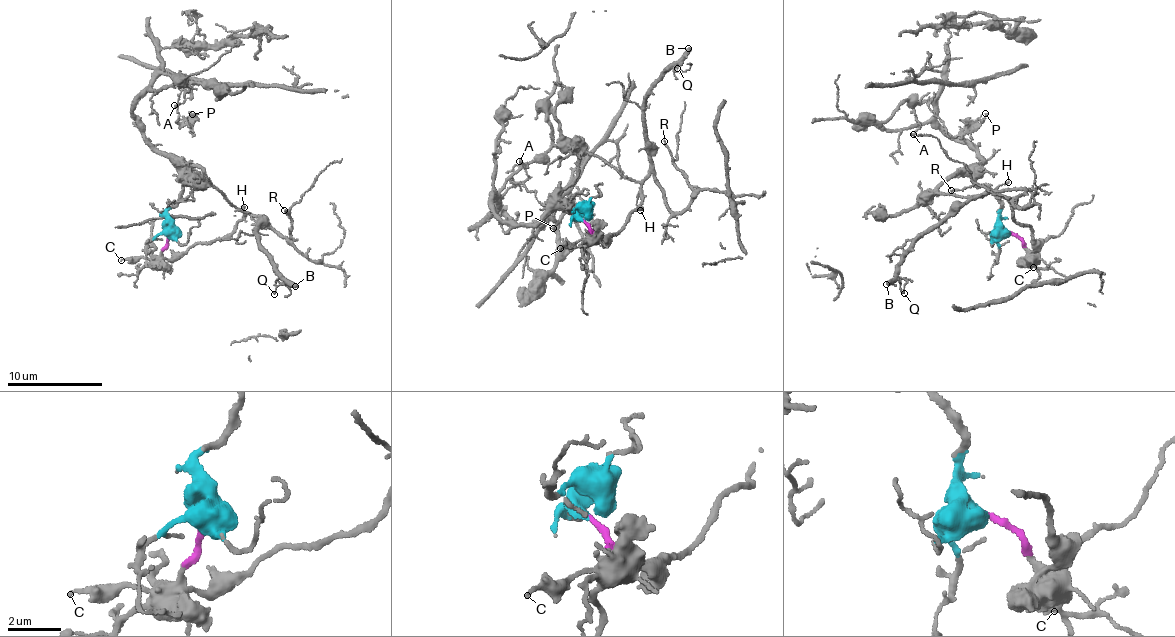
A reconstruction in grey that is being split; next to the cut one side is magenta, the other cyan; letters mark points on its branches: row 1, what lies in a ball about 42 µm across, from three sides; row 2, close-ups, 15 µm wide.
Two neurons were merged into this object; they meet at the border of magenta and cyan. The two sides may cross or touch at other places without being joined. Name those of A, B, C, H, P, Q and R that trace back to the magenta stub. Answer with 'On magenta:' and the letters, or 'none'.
On magenta: B, C, H, Q, R

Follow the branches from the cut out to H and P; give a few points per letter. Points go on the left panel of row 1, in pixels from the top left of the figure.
H: (166, 230), (162, 253), (177, 260), (198, 242), (224, 238), (240, 222), (244, 207)
P: (166, 230), (183, 189), (178, 169), (132, 111), (161, 73), (180, 92), (177, 123), (192, 114)

